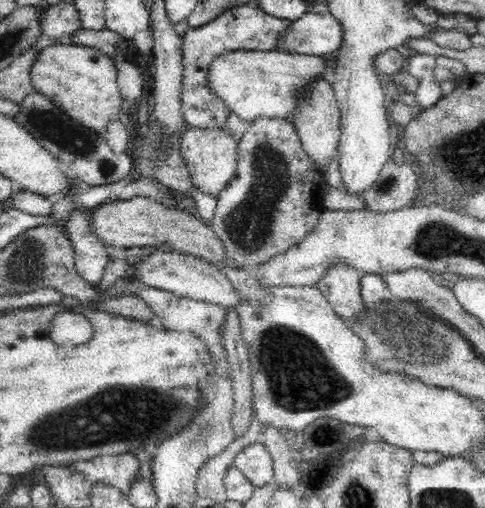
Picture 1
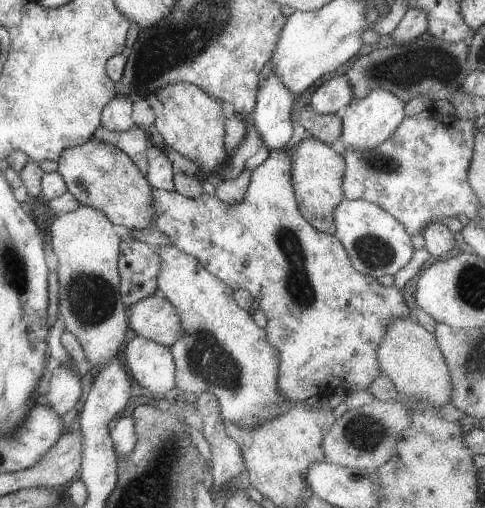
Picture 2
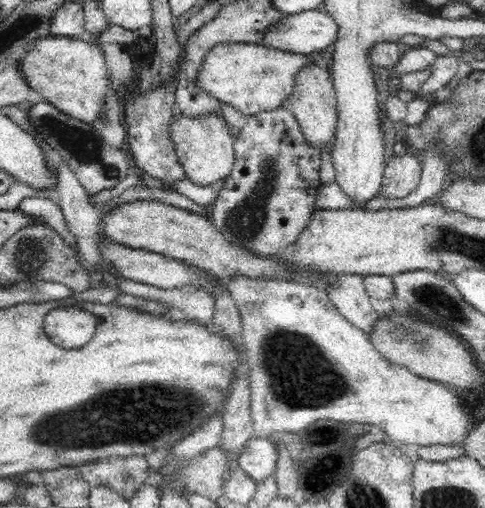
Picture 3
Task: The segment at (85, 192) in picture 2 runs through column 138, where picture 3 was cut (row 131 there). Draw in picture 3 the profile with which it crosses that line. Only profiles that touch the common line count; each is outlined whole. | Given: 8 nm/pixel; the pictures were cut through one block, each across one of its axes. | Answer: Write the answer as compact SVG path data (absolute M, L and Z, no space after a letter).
M175 110L169 131L178 155L178 162L184 167L187 178L194 184L208 186L224 181L230 176L235 161L235 138L231 136L223 116L210 115L190 119Z

